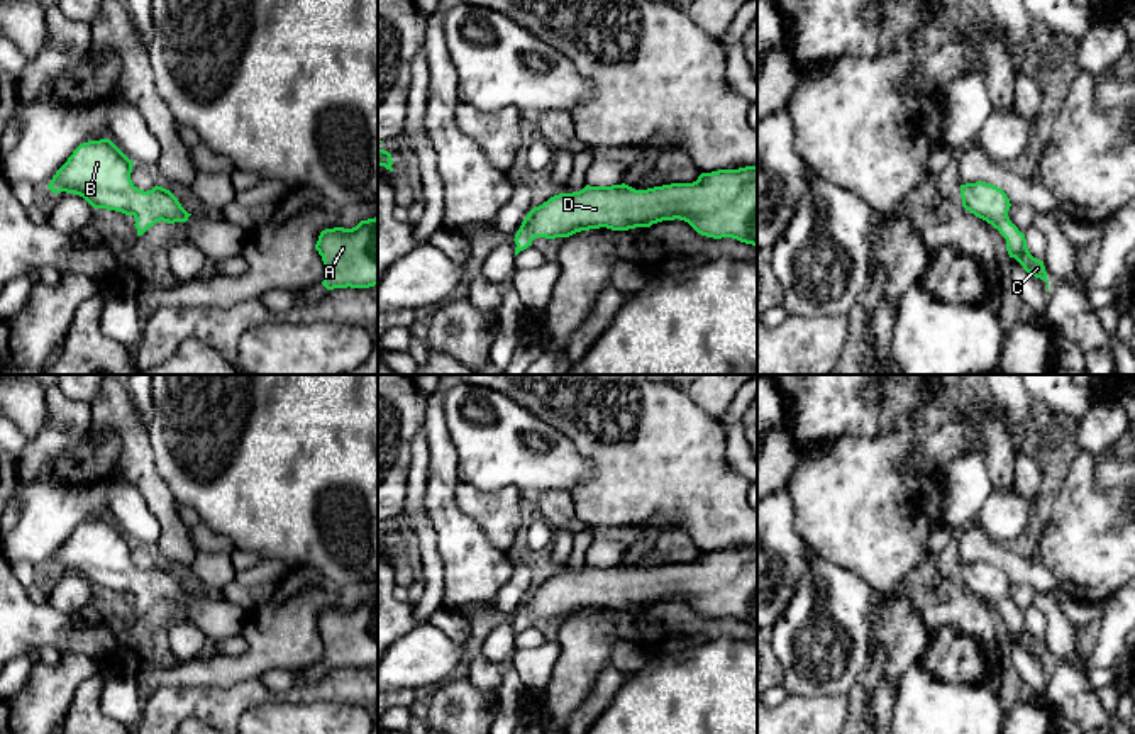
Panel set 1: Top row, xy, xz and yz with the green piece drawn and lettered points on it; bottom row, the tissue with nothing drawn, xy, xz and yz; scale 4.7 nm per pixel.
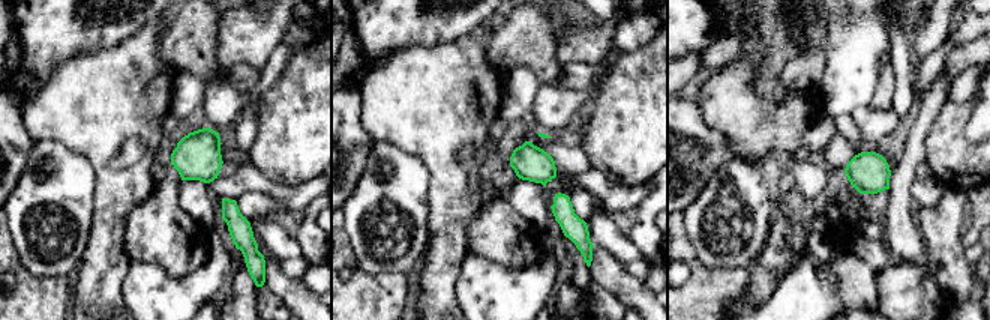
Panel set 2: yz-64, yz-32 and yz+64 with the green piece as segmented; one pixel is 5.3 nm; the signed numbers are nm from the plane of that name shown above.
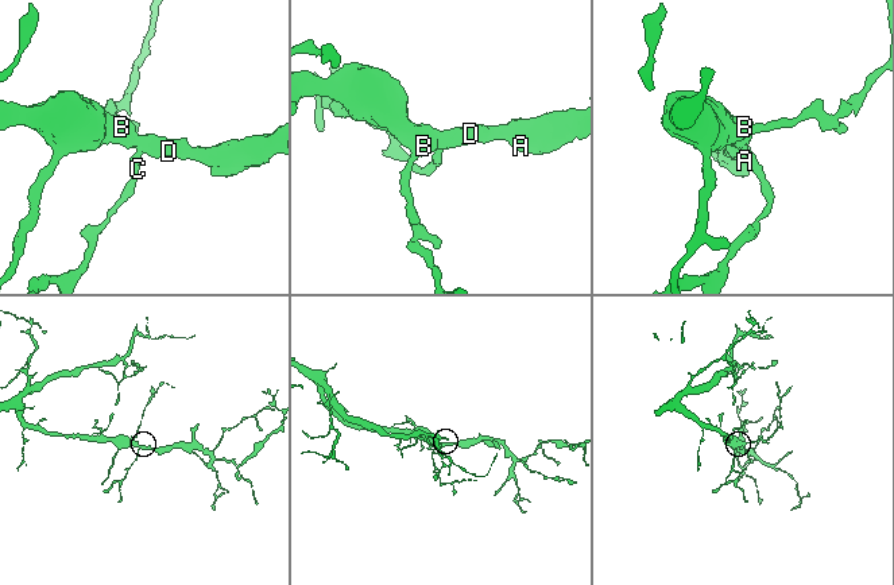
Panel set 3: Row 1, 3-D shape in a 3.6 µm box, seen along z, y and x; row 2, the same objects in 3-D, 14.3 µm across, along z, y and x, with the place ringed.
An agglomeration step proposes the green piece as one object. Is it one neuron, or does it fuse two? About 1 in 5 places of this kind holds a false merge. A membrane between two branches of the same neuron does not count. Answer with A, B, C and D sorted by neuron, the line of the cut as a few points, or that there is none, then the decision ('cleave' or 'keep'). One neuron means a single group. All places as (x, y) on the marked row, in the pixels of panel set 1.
A B C D; no cut; keep

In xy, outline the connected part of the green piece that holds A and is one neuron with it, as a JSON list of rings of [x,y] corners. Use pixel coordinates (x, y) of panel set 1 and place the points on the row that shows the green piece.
[[[378,217],[352,229],[322,231],[315,249],[324,261],[322,285],[327,290],[378,285]]]

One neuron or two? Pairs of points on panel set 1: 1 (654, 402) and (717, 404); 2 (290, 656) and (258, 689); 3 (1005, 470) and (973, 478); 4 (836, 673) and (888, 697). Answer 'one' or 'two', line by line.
1: two
2: two
3: two
4: two

